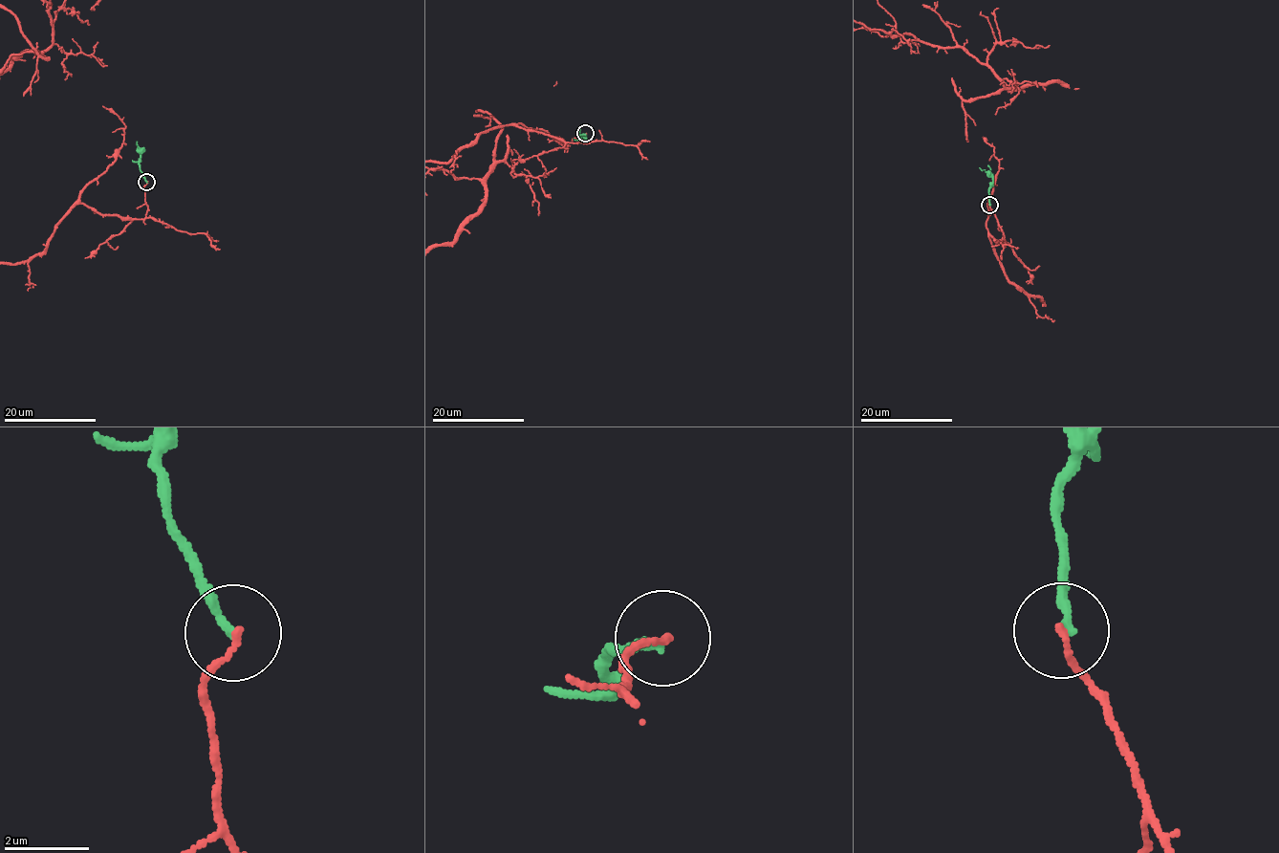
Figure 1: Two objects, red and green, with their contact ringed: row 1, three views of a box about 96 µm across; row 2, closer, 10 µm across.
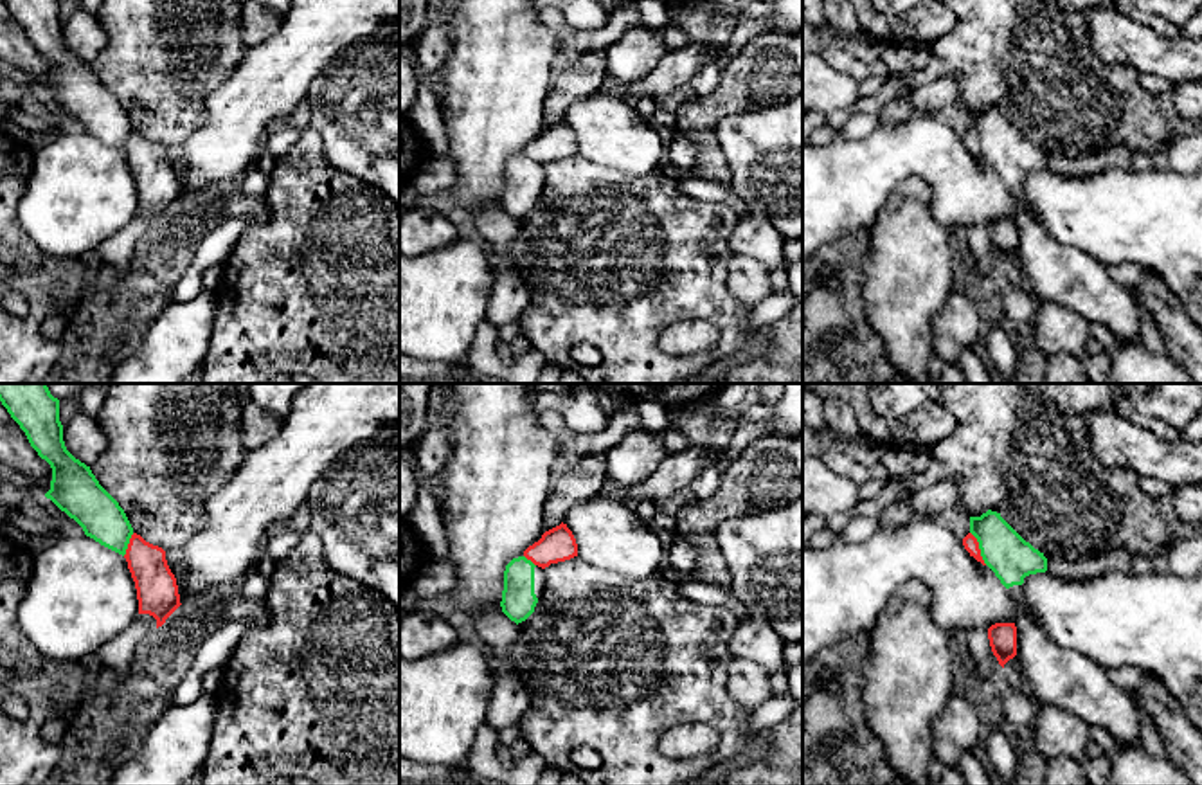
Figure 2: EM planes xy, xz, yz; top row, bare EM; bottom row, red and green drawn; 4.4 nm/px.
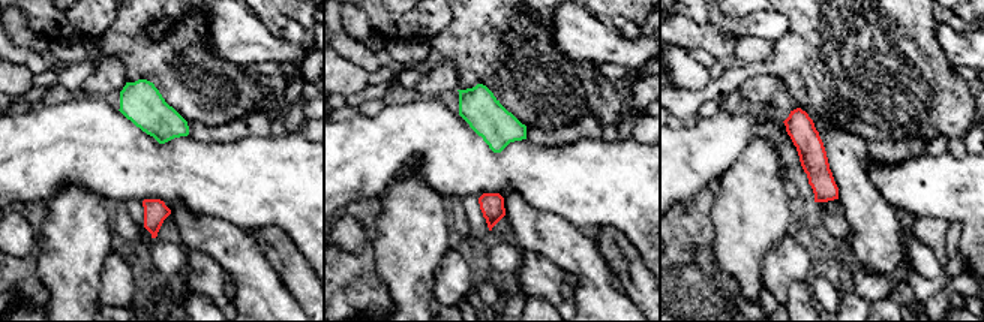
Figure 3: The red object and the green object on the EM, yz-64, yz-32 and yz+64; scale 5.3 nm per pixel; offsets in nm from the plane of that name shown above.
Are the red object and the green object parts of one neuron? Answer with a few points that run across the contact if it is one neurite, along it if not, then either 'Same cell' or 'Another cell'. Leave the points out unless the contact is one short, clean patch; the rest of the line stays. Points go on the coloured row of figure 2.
Line: yz (970, 532), (986, 564). Another cell

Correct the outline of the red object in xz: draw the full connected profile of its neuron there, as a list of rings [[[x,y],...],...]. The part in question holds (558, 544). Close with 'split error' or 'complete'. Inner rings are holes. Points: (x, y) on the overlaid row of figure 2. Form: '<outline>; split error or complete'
[[[560,524],[542,535],[538,542],[524,551],[524,556],[534,565],[545,569],[551,564],[578,556],[578,544],[567,524]]]; complete

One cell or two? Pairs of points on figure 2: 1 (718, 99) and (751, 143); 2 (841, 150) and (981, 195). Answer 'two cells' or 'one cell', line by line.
1: two cells
2: one cell

